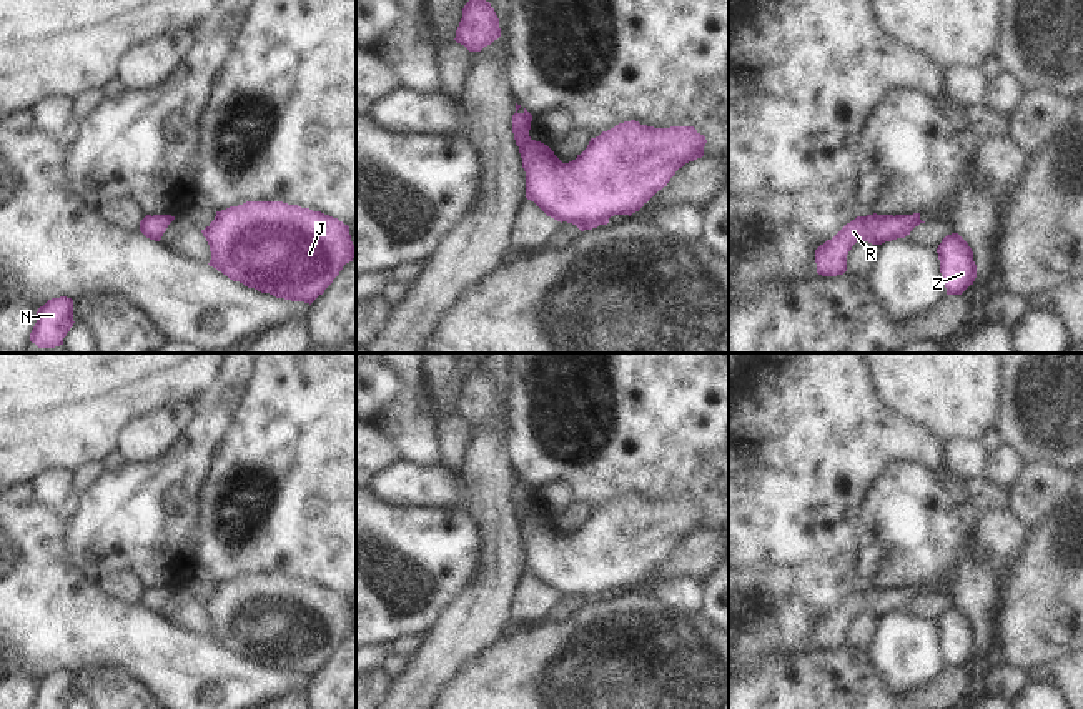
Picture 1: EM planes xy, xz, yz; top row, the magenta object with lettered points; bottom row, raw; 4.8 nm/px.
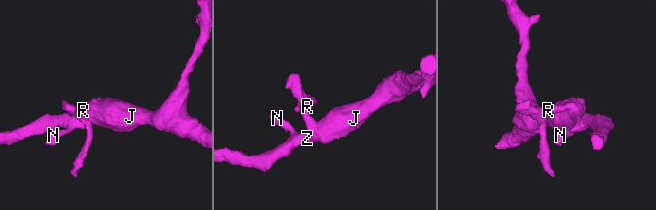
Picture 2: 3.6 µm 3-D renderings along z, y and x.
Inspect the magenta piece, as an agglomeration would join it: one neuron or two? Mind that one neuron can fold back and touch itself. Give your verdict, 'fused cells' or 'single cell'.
single cell

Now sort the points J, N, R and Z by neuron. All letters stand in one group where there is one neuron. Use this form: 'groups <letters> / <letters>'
groups J N R Z

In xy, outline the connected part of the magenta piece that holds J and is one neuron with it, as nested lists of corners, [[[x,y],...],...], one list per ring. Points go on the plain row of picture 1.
[[[246,574],[216,584],[201,606],[211,624],[208,637],[230,652],[276,671],[309,677],[356,629],[348,597],[321,584],[283,574]]]

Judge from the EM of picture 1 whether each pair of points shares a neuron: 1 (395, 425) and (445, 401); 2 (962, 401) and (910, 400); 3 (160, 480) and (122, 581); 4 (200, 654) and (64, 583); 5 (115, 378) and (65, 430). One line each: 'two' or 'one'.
1: two
2: one
3: two
4: one
5: one

